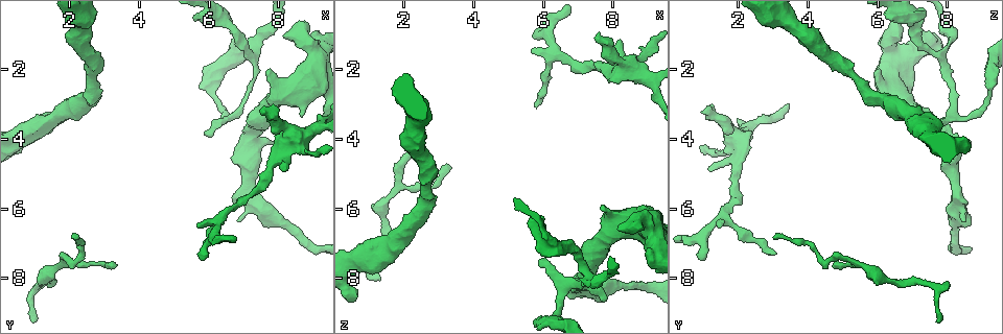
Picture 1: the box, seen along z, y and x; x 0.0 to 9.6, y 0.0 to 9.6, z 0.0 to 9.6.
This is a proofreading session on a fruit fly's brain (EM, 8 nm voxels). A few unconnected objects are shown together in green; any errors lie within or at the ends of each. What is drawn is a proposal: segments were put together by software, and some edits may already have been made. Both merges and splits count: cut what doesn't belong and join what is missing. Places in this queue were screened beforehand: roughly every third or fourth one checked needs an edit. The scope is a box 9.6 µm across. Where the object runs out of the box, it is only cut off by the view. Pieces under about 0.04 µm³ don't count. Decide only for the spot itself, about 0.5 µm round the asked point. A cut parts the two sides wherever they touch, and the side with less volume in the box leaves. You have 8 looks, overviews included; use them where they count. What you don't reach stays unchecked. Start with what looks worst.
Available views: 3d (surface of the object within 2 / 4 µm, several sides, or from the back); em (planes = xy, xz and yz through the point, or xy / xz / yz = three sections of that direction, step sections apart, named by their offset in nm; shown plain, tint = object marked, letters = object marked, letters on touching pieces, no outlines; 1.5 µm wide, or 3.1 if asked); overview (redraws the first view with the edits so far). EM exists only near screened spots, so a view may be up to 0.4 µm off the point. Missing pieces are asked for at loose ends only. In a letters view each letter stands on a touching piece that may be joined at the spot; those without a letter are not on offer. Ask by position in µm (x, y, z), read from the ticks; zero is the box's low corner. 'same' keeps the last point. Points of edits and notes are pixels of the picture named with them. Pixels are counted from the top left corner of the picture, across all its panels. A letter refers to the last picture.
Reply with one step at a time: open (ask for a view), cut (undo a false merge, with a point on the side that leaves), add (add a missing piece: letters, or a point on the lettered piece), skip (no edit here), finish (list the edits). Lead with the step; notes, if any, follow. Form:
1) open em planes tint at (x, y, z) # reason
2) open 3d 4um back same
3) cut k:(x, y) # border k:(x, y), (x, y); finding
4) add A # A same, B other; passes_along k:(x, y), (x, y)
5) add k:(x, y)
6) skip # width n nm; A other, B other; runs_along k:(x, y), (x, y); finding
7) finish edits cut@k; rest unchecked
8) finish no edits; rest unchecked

open em xz step 4 plain at (7.65, 4.05, 8.65) # an open end

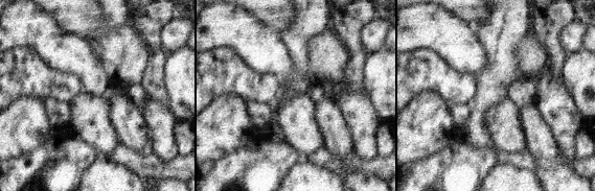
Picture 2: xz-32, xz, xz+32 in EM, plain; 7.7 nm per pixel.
open em xz step 4 letters same # what lies round it

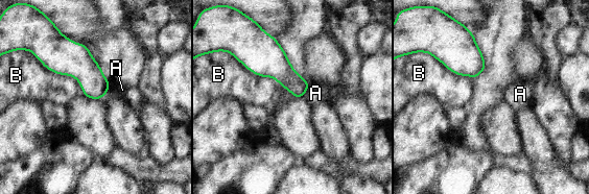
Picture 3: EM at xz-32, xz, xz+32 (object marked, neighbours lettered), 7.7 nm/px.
skip # A other, B other; border 3:(28, 50), (84, 93); no lettered piece goes on from it

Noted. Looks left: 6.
open 3d 2um at (5.90, 3.90, 7.50) # branch stops here

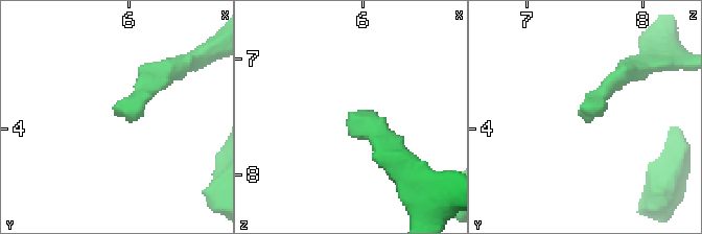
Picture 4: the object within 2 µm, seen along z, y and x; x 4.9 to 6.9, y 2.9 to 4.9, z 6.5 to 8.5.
open em planes letters at (5.90, 3.86, 7.50) # shape alone is not enough

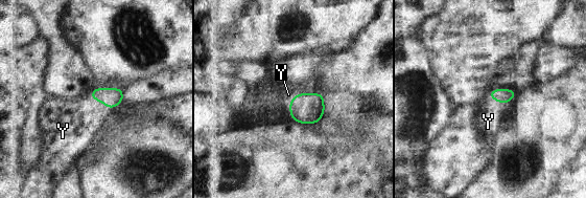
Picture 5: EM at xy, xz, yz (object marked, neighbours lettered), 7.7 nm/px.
add Y # longest_contact Y 190 nm; Y same; it goes on there

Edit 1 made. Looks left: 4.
open overview # see it whole again

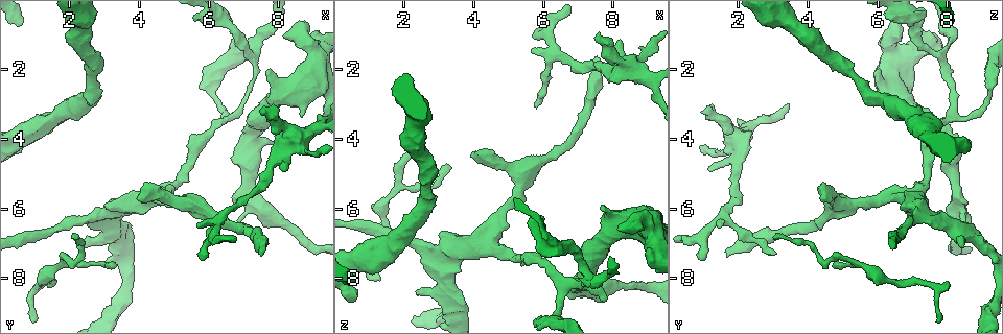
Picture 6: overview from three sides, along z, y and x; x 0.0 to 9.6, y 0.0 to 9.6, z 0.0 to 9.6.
open em planes letters at (5.70, 7.40, 0.90) # an open end

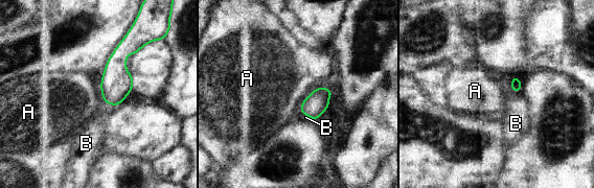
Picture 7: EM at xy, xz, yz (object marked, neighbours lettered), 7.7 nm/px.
add B # A other, B same; it goes on there

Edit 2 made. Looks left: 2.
finish edits add@5, add@7; rest unchecked

